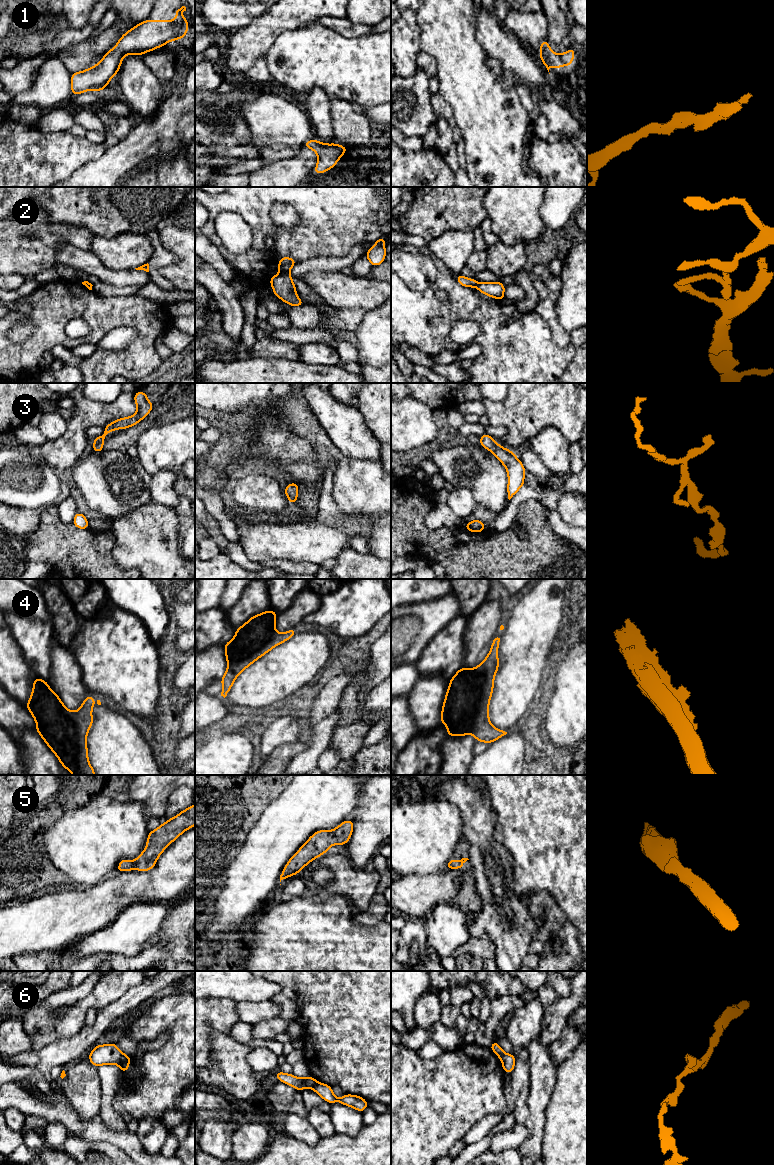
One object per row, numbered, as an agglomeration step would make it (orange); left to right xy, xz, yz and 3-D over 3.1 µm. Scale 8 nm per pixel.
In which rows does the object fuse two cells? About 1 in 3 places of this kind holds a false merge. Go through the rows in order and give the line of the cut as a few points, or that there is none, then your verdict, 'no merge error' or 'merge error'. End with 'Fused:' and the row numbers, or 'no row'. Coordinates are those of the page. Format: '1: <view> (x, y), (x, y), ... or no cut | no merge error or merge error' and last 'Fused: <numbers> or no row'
1: no cut | no merge error
2: xz (281, 272), (288, 273) | merge error
3: no cut | no merge error
4: no cut | no merge error
5: no cut | no merge error
6: xy (123, 1054), (118, 1064) | merge error
Fused: 2, 6

